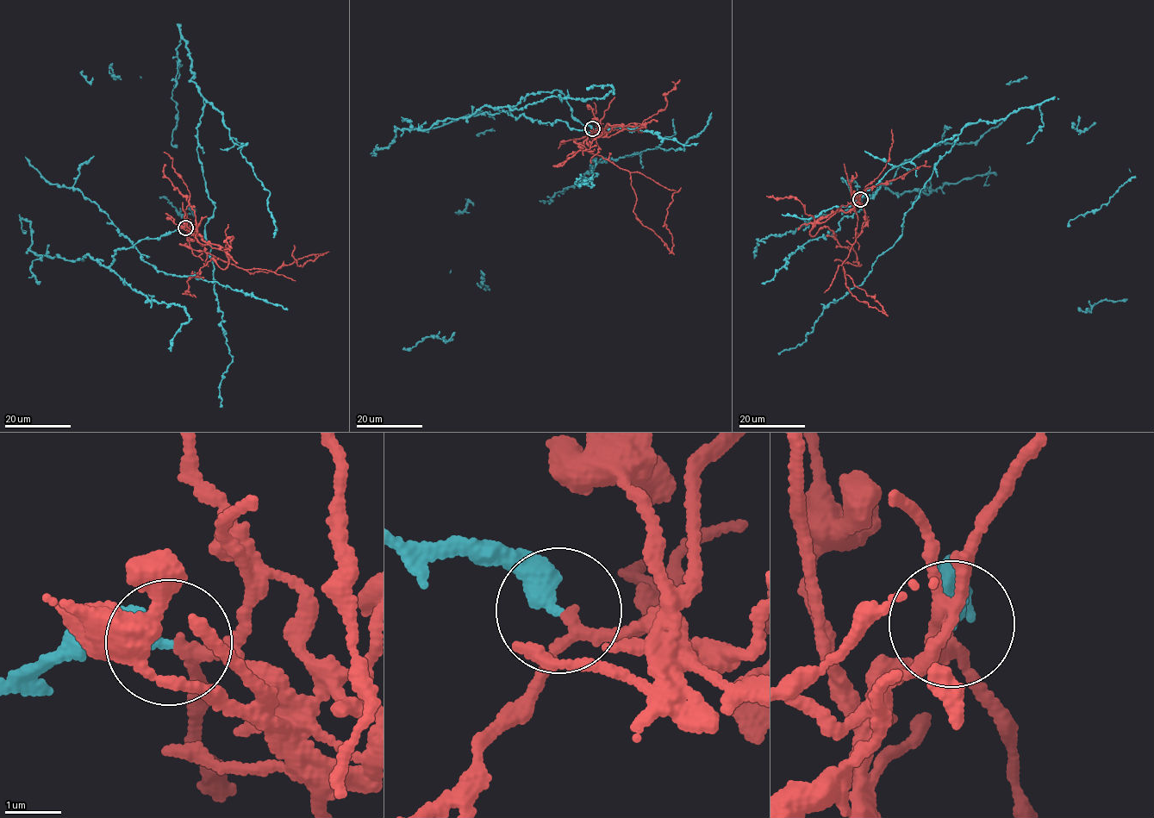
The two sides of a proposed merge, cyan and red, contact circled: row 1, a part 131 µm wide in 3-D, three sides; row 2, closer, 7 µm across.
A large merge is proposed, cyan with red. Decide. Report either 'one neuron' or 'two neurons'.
two neurons

